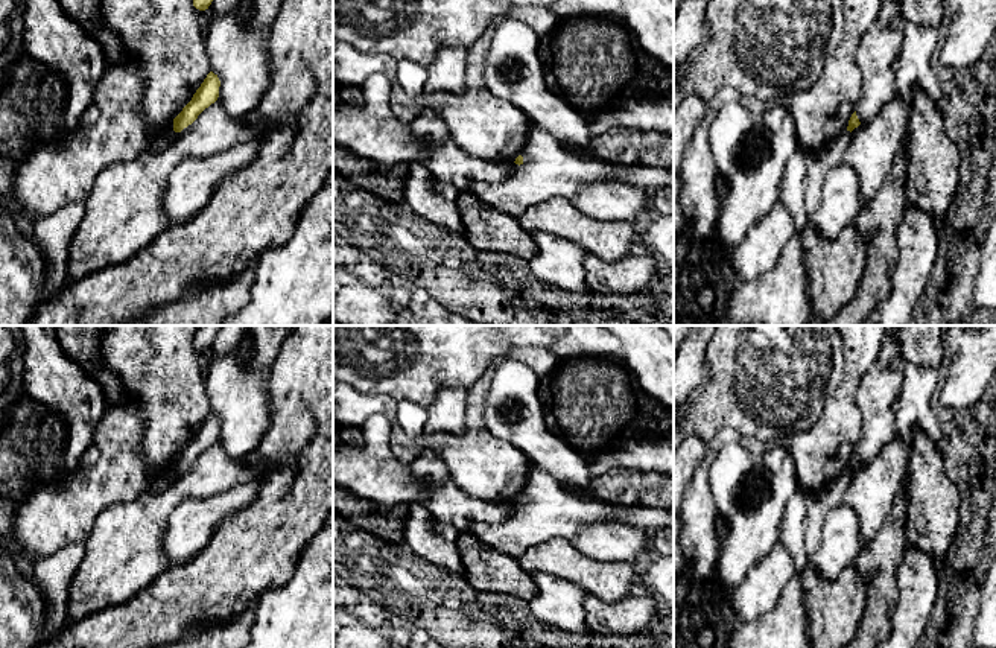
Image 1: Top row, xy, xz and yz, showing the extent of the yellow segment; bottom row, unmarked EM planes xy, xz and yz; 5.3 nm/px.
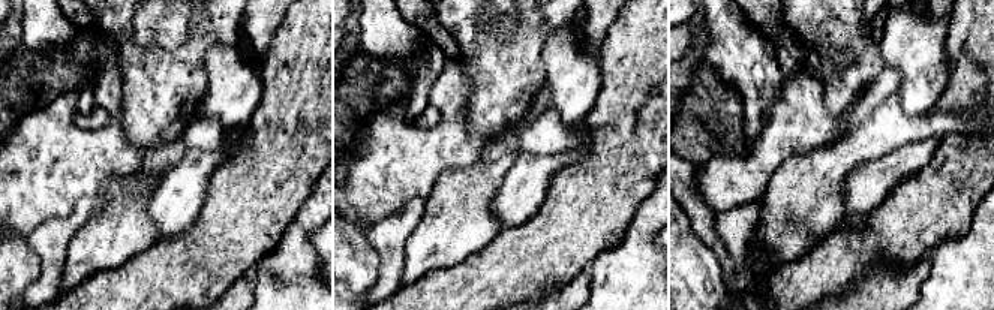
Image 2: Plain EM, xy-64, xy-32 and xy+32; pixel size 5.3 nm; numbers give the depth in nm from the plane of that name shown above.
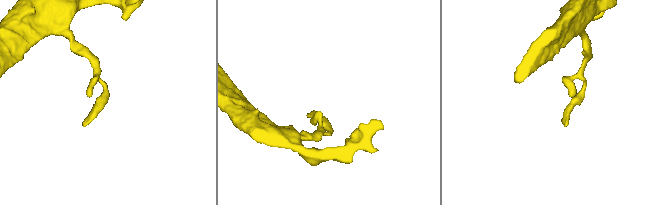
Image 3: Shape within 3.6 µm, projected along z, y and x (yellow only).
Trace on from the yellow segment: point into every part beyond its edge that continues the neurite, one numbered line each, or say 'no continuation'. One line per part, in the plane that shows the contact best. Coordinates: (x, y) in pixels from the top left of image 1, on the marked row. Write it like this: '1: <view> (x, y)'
no continuation

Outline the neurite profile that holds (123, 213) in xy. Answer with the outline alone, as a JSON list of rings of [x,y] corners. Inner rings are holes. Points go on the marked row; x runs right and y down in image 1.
[[[216,100],[198,119],[176,132],[176,138],[161,152],[147,149],[135,160],[120,161],[102,170],[85,199],[85,214],[68,248],[64,275],[70,283],[96,271],[123,263],[149,245],[170,222],[161,207],[161,198],[172,170],[186,158],[210,157],[251,141],[271,126],[268,120],[233,119]]]

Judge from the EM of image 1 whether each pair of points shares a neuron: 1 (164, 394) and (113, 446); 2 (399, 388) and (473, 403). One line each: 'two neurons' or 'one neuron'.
1: two neurons
2: two neurons

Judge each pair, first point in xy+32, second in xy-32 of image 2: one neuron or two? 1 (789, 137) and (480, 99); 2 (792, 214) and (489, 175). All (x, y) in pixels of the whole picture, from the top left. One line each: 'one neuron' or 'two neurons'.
1: two neurons
2: one neuron

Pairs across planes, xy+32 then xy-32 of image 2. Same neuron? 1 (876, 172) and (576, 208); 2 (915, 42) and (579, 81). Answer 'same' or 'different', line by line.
1: different
2: same

